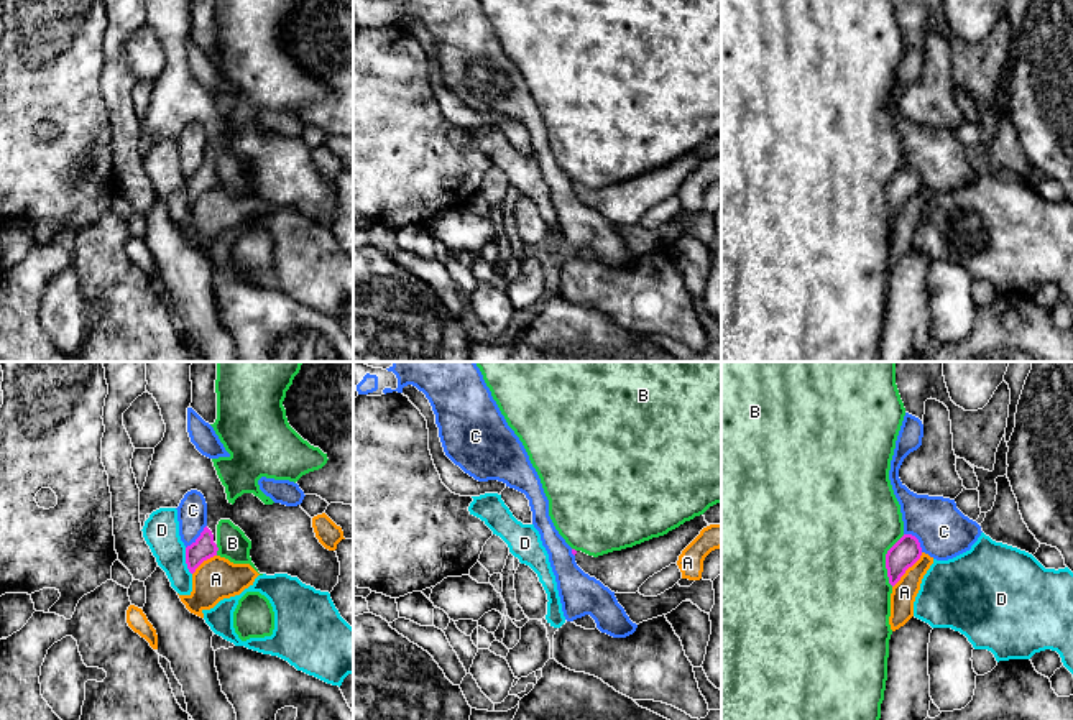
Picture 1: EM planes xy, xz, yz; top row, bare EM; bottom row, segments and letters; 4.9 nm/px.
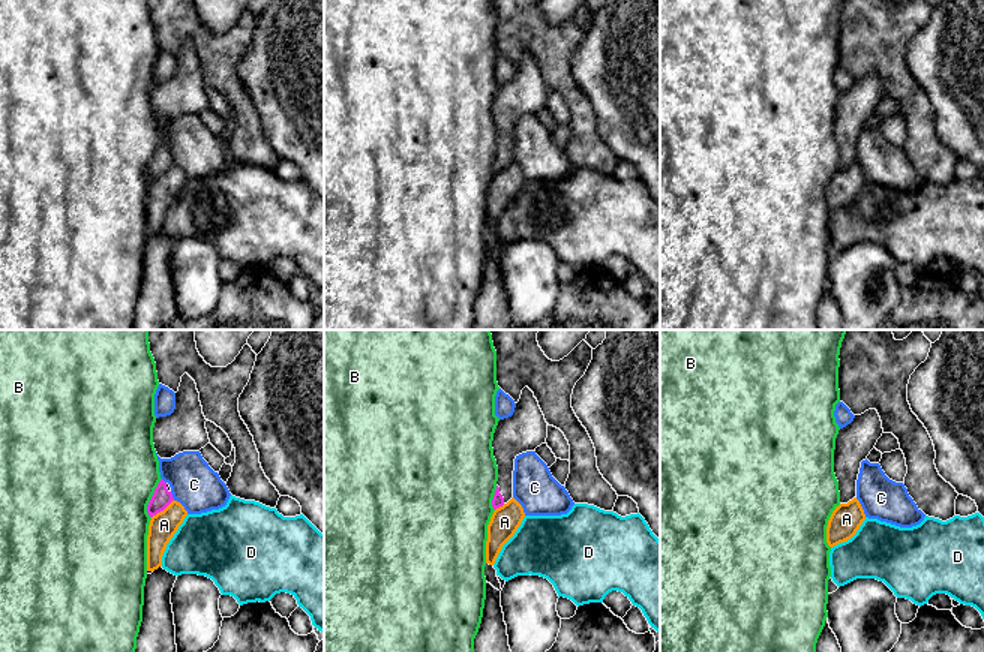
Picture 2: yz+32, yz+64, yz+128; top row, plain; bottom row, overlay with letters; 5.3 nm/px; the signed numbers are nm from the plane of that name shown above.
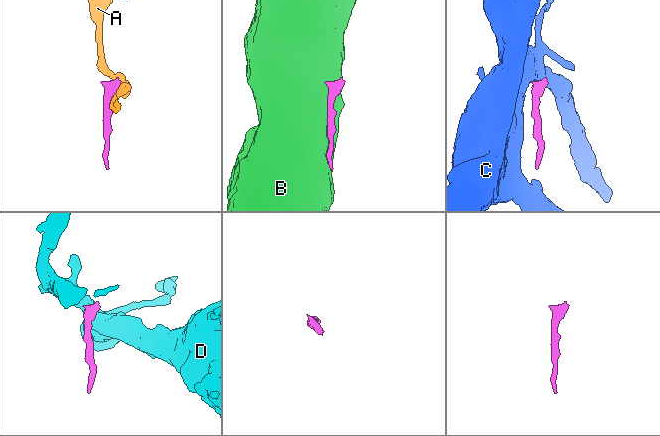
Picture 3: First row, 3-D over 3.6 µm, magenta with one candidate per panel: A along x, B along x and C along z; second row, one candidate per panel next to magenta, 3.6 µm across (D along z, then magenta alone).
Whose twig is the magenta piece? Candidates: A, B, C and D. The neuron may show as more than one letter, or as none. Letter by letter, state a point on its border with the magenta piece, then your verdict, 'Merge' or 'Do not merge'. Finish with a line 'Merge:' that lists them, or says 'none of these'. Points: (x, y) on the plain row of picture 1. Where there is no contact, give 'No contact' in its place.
A: Touches magenta at yz (906, 201). Do not merge
B: Touches magenta at yz (886, 193). Do not merge
C: Touches magenta at yz (917, 171). Do not merge
D: Touches magenta at xy (186, 193). Do not merge
Merge: none of these

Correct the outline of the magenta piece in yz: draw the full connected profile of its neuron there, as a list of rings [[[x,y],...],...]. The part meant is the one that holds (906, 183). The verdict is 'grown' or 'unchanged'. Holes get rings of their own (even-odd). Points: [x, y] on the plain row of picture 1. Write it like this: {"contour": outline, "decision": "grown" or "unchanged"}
{"contour": [[[904,166],[886,186],[889,215],[894,219],[920,187],[922,179],[919,171],[912,166]]], "decision": "unchanged"}

